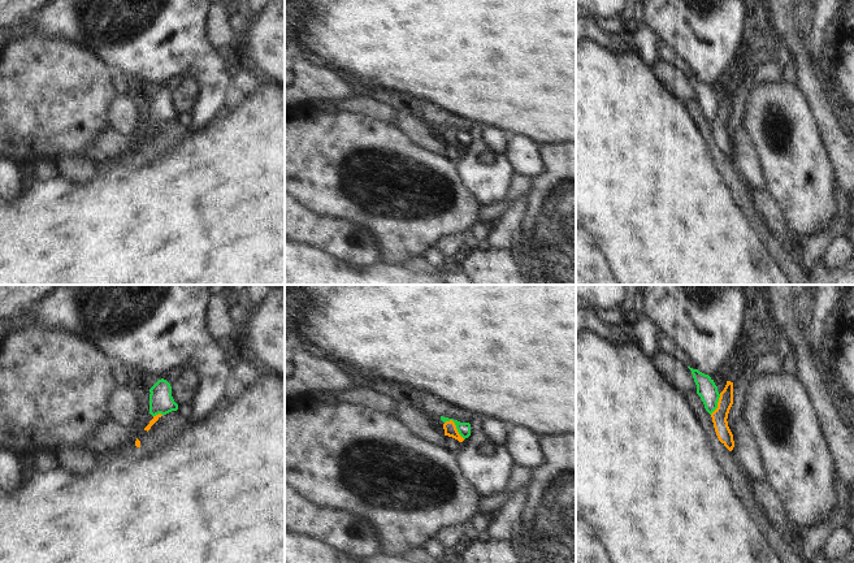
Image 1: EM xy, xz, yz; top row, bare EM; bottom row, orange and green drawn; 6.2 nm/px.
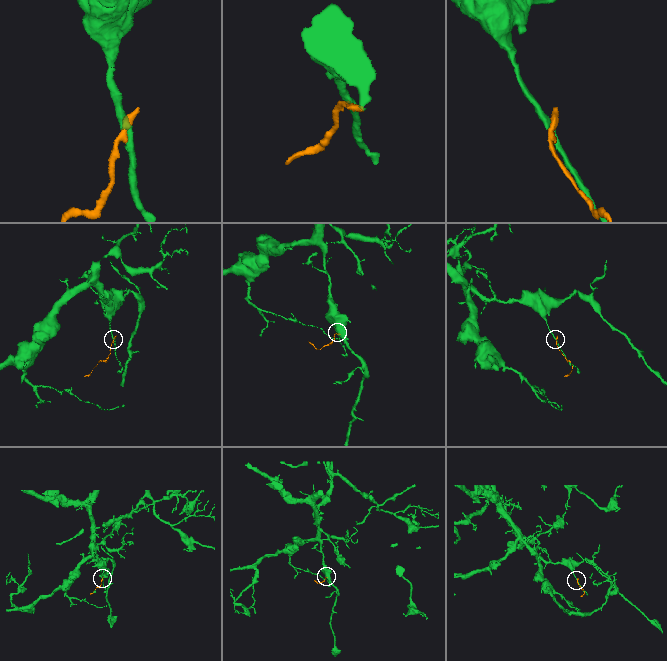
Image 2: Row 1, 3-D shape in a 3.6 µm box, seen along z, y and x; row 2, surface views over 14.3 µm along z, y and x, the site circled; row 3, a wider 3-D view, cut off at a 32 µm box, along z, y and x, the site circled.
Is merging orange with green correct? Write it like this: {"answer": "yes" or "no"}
{"answer": "no"}

